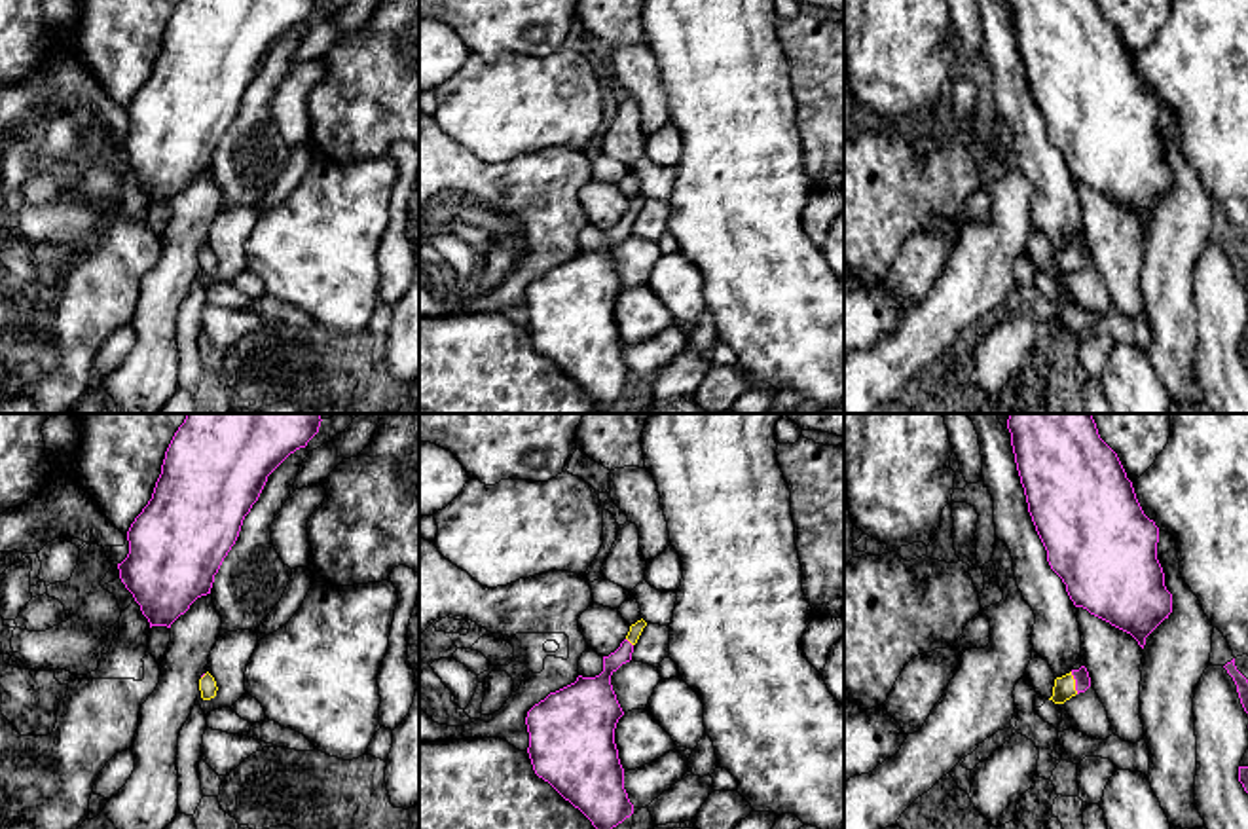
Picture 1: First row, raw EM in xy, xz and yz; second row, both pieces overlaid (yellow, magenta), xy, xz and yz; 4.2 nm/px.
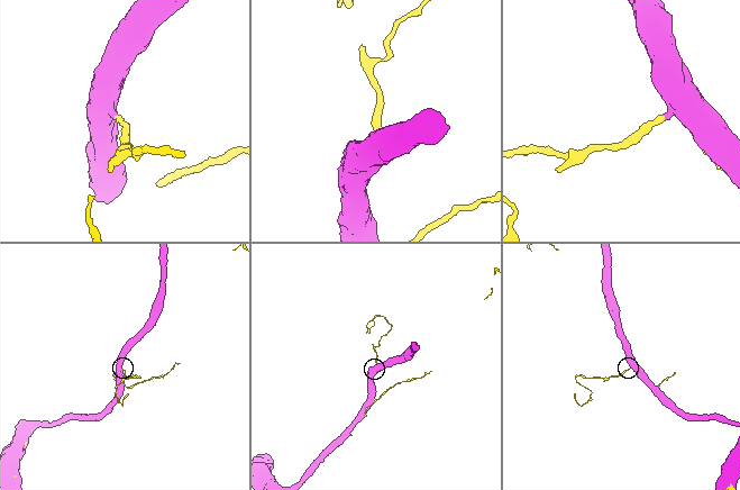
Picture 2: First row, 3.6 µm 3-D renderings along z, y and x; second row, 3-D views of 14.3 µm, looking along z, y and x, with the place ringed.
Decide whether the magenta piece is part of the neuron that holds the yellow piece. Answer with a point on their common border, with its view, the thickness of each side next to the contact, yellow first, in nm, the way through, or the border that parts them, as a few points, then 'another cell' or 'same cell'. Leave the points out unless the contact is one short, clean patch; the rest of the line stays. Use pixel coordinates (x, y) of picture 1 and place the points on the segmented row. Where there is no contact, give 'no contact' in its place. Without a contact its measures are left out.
yz (1074, 683) | 100/70 nm | same cell

